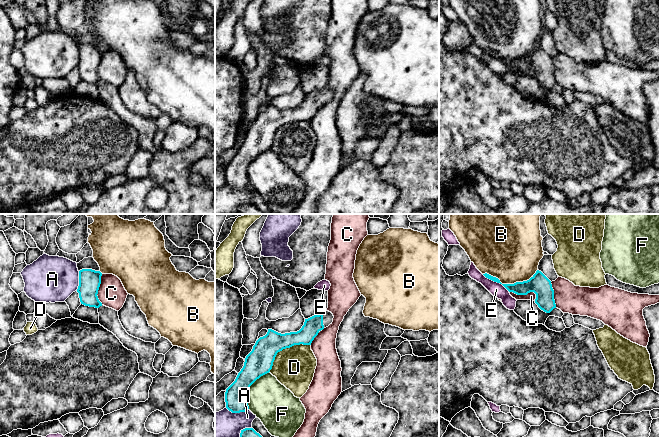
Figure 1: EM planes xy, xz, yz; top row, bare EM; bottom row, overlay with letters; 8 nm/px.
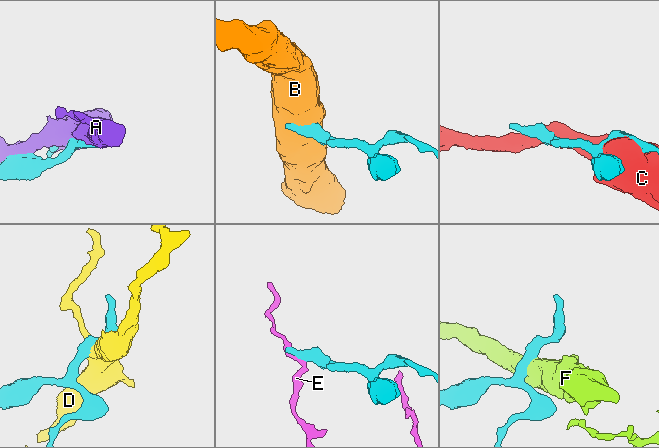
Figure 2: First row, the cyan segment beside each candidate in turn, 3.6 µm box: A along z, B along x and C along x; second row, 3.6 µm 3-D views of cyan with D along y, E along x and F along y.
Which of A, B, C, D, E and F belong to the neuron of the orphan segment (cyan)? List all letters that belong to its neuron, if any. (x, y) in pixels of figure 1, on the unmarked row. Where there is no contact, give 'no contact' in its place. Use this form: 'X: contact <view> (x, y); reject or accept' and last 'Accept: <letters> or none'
A: contact xz (237, 188); reject
B: contact yz (510, 60); reject
C: contact yz (524, 70); reject
D: contact xz (284, 124); reject
E: contact yz (496, 57); reject
F: contact xz (249, 163); reject
Accept: none

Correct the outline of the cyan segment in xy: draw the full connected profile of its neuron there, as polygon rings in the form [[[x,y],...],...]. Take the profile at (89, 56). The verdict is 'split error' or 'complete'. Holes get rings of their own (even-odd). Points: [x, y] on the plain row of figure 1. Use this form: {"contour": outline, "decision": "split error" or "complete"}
{"contour": [[[82,45],[79,47],[79,62],[77,68],[81,80],[95,83],[99,89],[99,100],[112,108],[123,120],[125,124],[135,128],[138,132],[139,146],[155,154],[159,149],[153,143],[156,132],[155,119],[145,118],[141,115],[129,111],[123,104],[118,87],[104,82],[98,75],[98,66],[101,60],[102,49],[92,45]]], "decision": "split error"}

